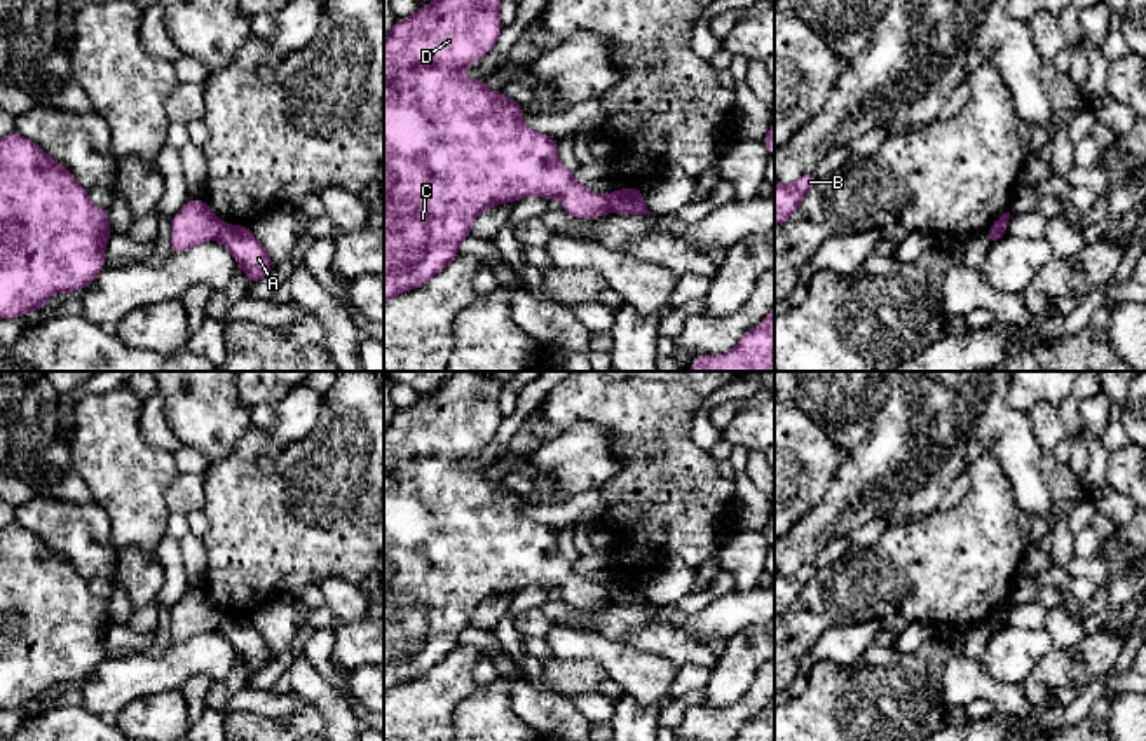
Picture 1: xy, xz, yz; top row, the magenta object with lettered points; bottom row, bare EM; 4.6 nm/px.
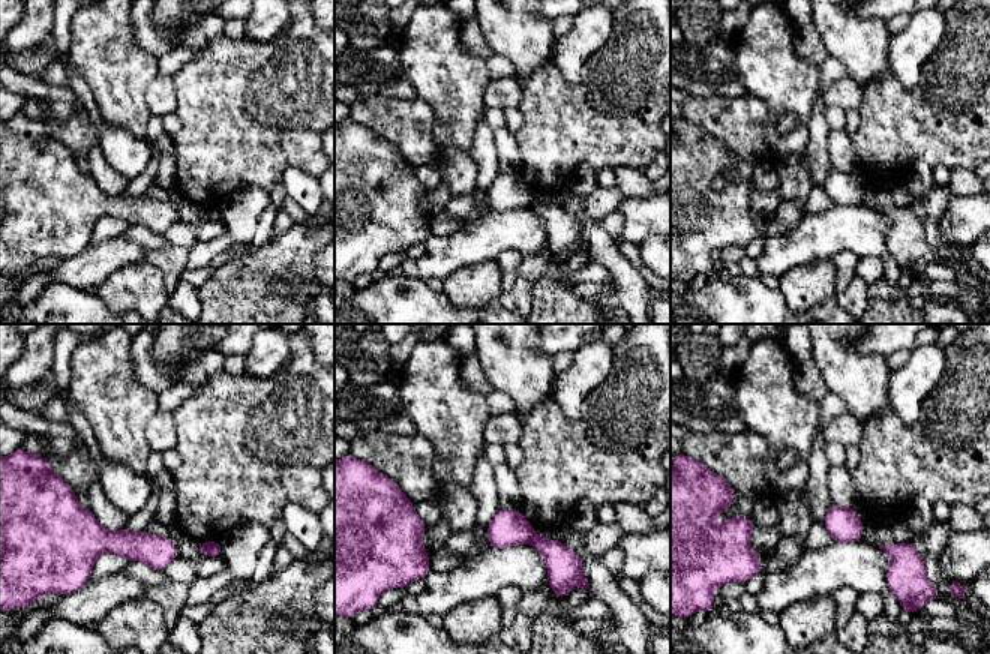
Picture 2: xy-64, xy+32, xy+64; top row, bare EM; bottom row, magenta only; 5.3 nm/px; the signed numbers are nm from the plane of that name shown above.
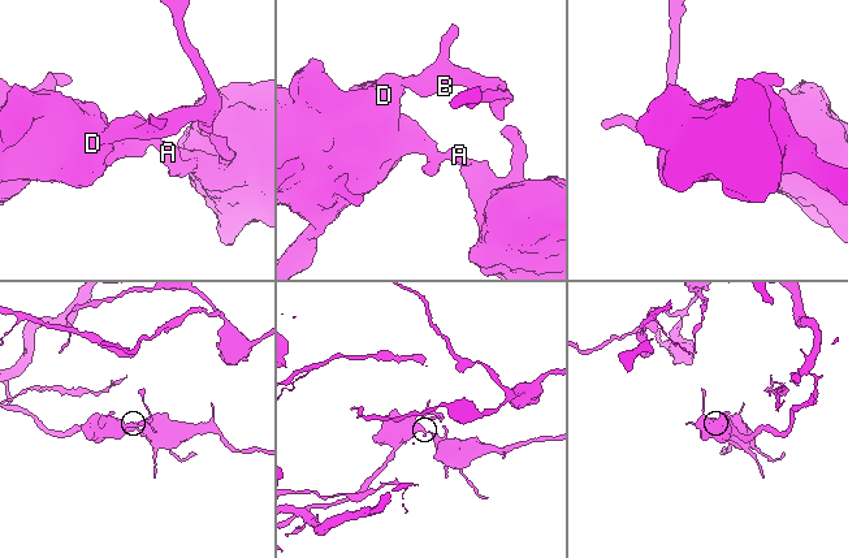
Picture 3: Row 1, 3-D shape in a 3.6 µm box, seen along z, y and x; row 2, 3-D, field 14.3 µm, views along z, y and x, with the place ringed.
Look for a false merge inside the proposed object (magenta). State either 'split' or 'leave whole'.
split

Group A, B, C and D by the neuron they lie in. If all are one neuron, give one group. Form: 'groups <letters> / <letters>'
groups A / B C D

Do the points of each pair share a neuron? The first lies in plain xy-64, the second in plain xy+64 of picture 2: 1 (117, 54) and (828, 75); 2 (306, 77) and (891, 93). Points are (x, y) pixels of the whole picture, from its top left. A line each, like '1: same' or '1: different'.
1: different
2: same

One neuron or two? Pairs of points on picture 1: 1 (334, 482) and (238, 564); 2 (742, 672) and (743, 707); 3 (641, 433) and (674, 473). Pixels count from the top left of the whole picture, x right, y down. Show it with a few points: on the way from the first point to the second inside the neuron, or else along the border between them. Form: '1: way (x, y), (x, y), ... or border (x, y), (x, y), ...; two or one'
1: way (309, 506), (285, 530), (271, 532), (262, 541); one
2: border (756, 672), (750, 686), (733, 703), (703, 705); two
3: way (651, 443), (663, 462); one

